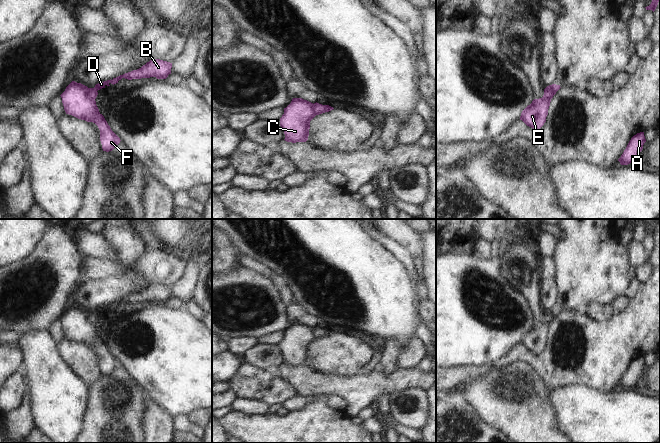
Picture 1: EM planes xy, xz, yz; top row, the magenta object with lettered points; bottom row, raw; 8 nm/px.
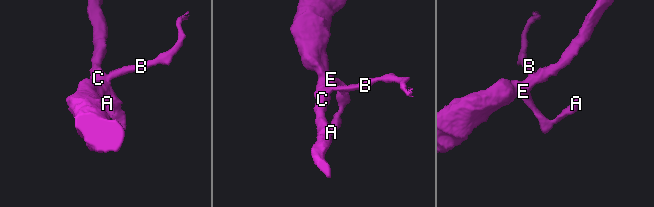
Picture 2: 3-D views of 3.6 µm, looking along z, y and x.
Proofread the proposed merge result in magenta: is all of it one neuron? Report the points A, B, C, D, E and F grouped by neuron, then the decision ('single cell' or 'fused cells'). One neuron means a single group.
groups A C E F / B D; fused cells

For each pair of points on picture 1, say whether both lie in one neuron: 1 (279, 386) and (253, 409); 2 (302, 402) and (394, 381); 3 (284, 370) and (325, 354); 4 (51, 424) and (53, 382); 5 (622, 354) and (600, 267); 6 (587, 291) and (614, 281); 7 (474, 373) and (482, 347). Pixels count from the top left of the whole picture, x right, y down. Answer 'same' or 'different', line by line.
1: different
2: different
3: different
4: same
5: different
6: same
7: different

